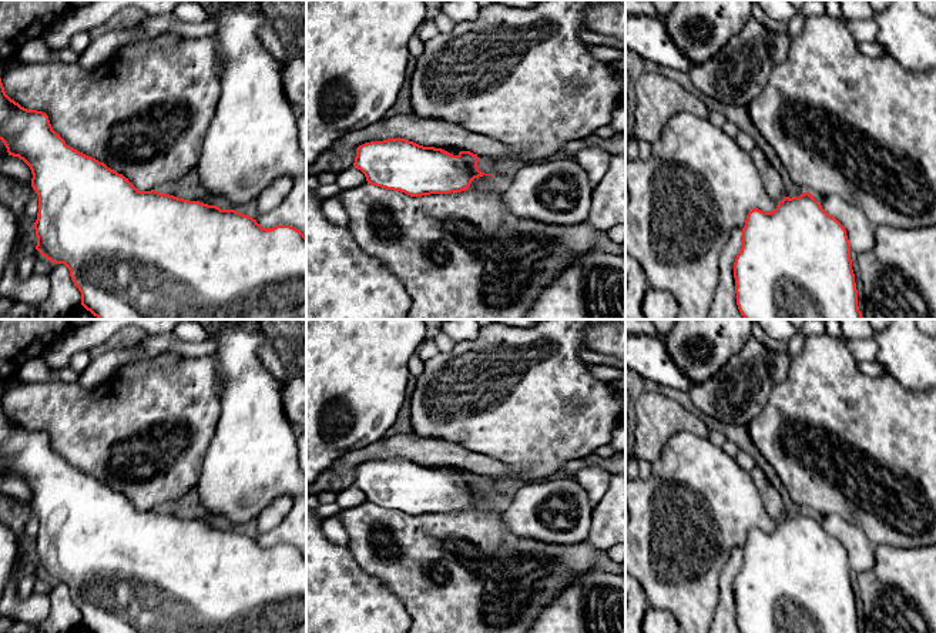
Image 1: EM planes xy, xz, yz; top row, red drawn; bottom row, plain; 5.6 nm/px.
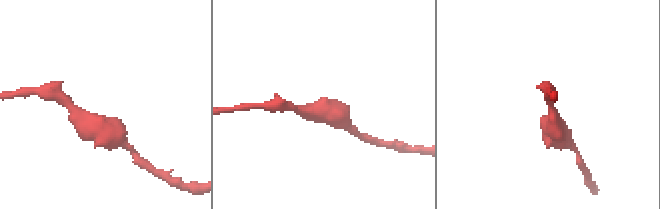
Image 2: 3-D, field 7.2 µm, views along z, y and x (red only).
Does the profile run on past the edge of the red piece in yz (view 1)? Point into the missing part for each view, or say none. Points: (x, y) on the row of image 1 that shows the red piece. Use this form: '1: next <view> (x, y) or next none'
1: next none

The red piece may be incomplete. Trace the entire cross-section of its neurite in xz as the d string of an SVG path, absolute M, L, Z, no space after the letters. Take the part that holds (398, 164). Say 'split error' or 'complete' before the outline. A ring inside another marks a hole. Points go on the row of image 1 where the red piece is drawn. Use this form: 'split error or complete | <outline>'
complete | M405 138L370 141L356 148L353 165L360 170L368 184L400 191L410 197L450 194L467 190L474 178L490 175L477 167L479 157L470 151L453 155L442 148L423 147Z

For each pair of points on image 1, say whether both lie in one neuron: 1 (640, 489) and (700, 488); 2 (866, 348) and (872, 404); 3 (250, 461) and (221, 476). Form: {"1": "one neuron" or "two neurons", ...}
{"1": "one neuron", "2": "two neurons", "3": "one neuron"}

